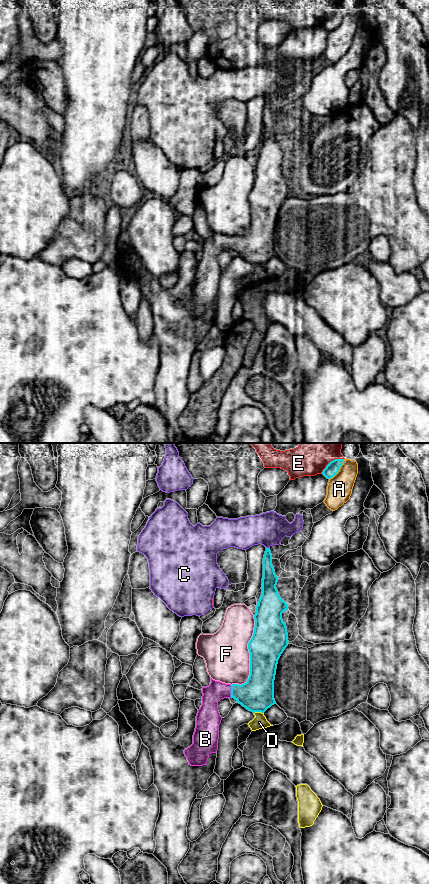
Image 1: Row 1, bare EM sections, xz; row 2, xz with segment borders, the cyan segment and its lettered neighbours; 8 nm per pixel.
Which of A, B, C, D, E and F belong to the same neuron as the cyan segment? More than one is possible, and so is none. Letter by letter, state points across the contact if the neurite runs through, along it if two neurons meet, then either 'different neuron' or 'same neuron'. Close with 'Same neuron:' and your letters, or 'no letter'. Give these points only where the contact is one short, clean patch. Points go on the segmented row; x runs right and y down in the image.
A: different neuron
B: way xz (257, 695), (231, 691), (215, 691), (212, 694); same neuron
C: different neuron
D: different neuron
E: different neuron
F: different neuron
Same neuron: B

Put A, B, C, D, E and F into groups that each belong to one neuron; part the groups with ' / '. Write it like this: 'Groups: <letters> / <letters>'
Groups: A / B / C / D / E / F

